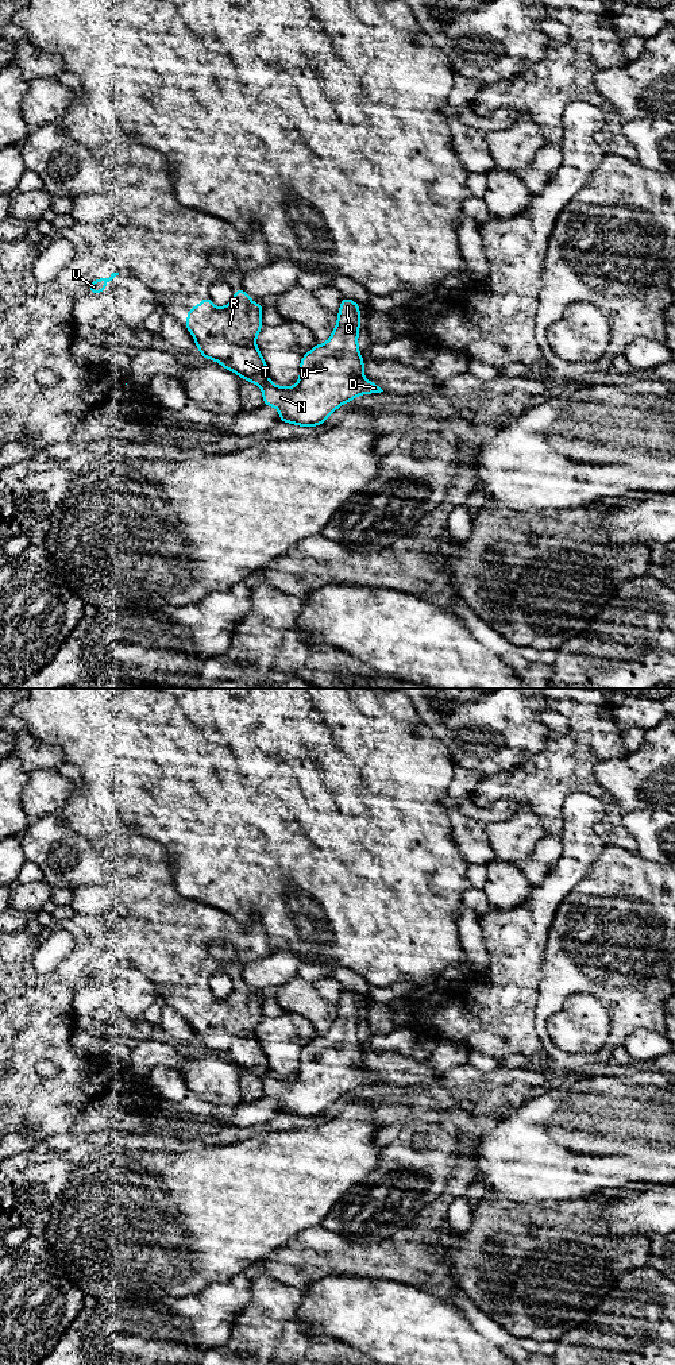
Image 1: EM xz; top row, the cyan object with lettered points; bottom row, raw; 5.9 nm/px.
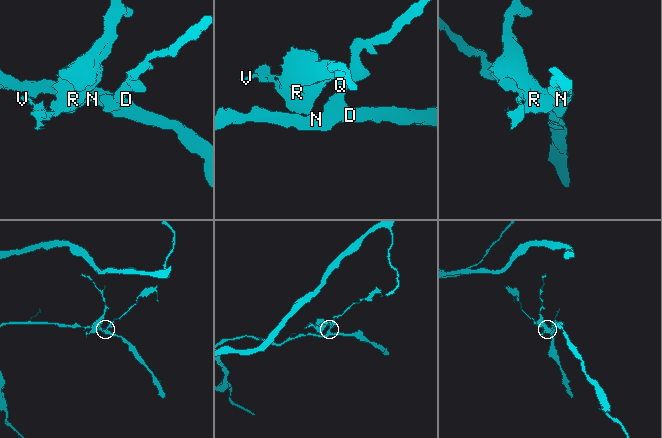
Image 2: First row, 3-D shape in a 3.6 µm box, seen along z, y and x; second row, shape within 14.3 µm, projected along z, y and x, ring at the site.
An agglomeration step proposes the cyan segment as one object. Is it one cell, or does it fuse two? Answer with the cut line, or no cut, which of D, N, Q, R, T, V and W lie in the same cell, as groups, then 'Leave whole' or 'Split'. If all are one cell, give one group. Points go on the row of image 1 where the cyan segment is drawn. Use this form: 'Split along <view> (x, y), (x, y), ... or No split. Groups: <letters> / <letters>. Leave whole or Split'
Split along xz (270, 382), (262, 388). Groups: D N Q W / R T V. Split

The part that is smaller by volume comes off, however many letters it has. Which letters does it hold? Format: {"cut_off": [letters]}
{"cut_off": ["R", "T", "V"]}

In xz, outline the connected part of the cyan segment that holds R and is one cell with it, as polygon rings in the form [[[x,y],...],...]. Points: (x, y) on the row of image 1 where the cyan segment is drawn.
[[[238,289],[232,301],[223,308],[215,306],[209,297],[204,297],[198,306],[190,306],[186,315],[189,323],[184,327],[193,335],[201,356],[216,360],[224,369],[240,375],[242,379],[263,387],[270,383],[269,369],[255,339],[265,325],[261,319],[265,306],[252,304],[251,297],[243,289]]]

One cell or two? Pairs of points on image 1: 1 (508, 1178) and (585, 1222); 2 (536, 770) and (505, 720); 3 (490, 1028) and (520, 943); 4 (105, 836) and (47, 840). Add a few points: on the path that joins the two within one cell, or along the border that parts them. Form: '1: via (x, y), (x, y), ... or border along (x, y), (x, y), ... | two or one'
1: border along (531, 1203), (537, 1205) | two
2: border along (550, 733), (546, 745), (529, 755), (521, 764) | two
3: via (502, 1006), (509, 991), (515, 964) | one
4: border along (62, 814), (101, 858) | two

